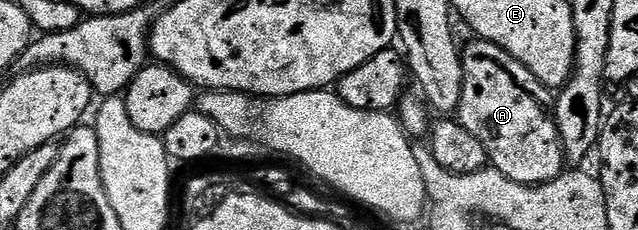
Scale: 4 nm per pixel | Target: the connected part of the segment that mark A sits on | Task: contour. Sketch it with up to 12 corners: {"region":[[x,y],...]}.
{"region":[[472,39],[458,122],[523,185],[565,172],[550,93]]}

